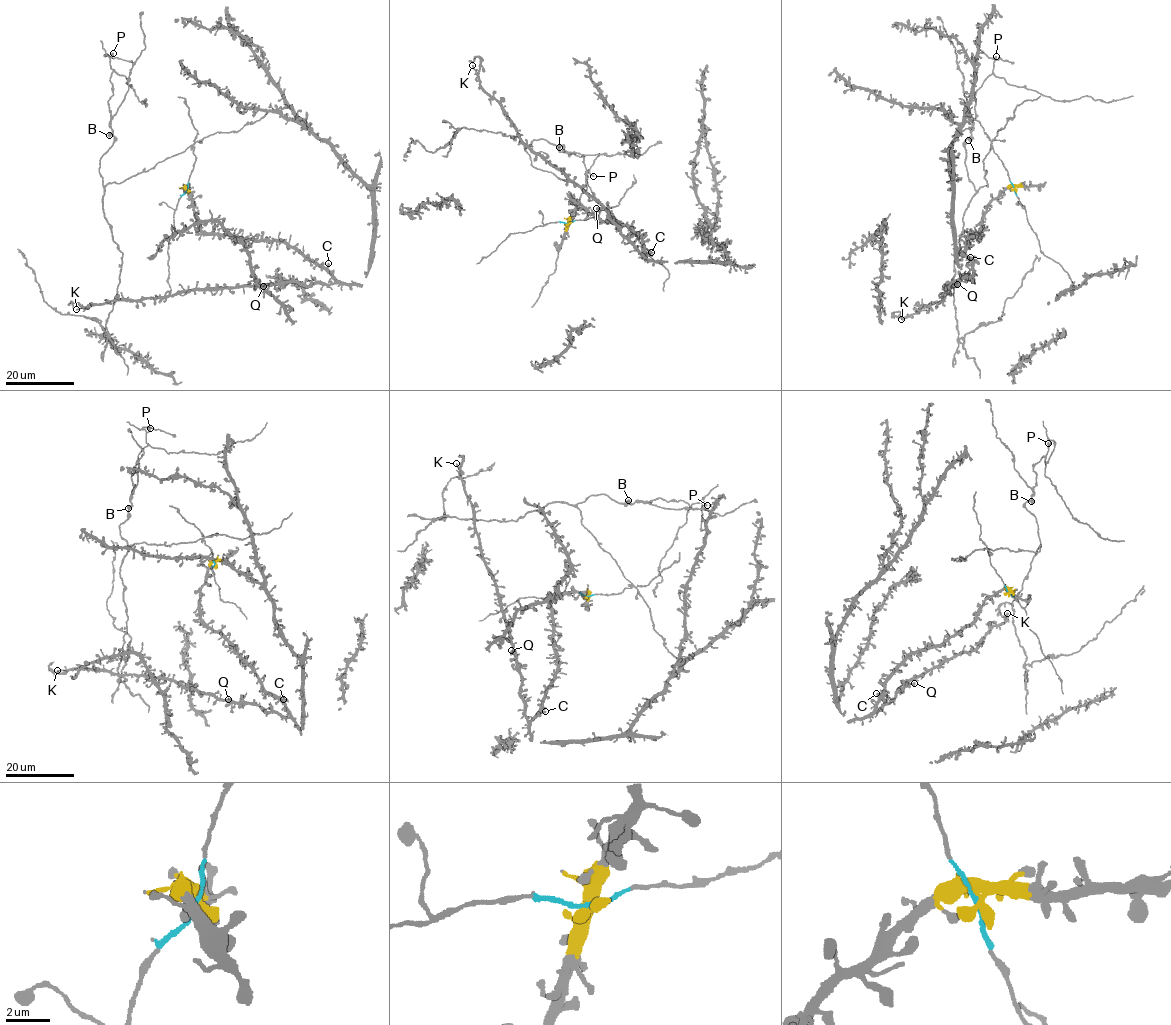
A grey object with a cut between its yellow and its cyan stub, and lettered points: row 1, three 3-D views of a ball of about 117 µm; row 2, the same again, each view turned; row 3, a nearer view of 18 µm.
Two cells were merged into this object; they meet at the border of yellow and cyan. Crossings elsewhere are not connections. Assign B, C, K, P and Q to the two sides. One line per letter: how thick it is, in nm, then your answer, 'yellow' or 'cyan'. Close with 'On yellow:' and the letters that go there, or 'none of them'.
B: calibre 600 nm; cyan
C: calibre 400 nm; yellow
K: calibre 190 nm; yellow
P: calibre 280 nm; cyan
Q: calibre 480 nm; yellow
On yellow: C, K, Q

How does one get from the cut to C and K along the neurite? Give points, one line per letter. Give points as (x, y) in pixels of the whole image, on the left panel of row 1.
C: (187, 190), (201, 229), (250, 240), (280, 240), (325, 267), (328, 263)
K: (187, 190), (201, 229), (250, 240), (280, 240), (334, 282), (194, 288), (76, 309)

